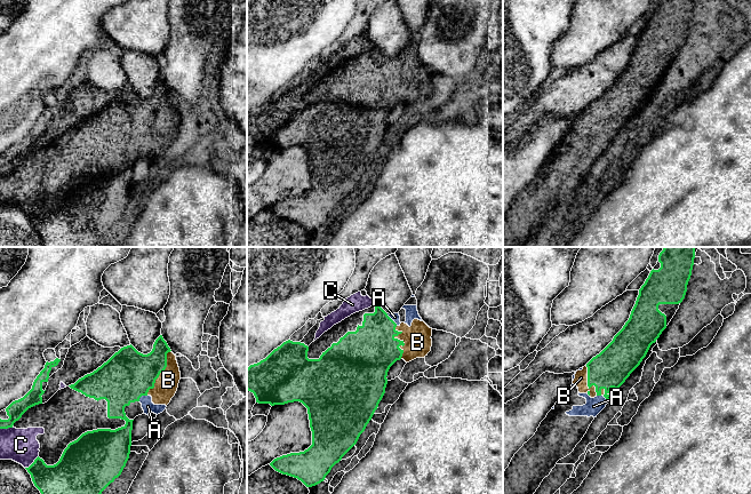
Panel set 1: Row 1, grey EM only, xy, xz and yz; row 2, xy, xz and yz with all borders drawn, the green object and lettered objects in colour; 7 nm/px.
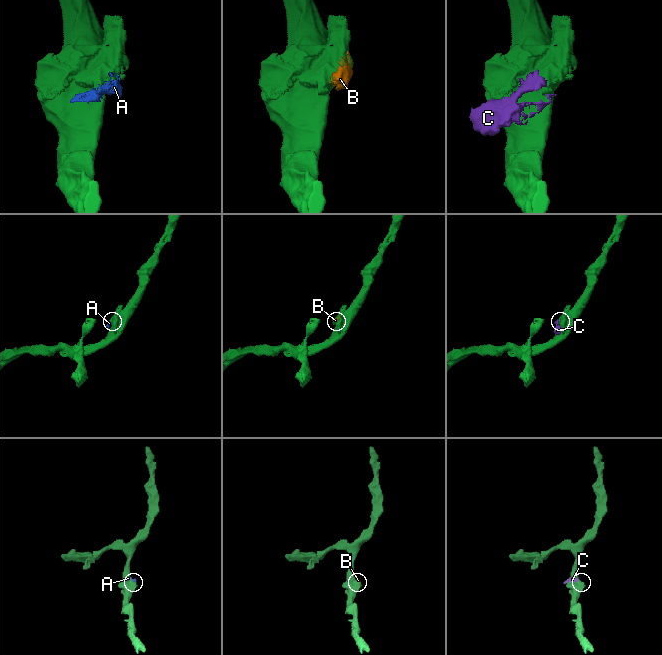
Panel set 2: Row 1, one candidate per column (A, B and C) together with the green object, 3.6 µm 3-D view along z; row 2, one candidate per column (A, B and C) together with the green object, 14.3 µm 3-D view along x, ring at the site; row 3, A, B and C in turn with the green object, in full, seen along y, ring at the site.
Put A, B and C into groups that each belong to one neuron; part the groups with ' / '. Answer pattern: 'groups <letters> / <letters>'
groups A B C

